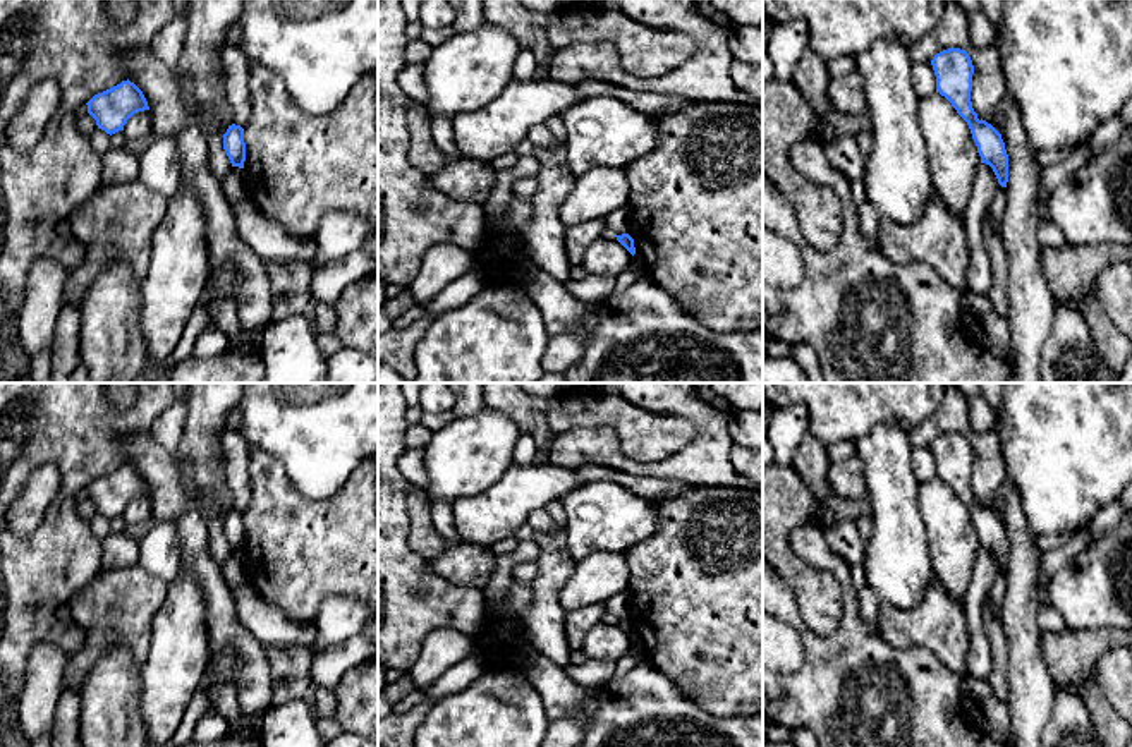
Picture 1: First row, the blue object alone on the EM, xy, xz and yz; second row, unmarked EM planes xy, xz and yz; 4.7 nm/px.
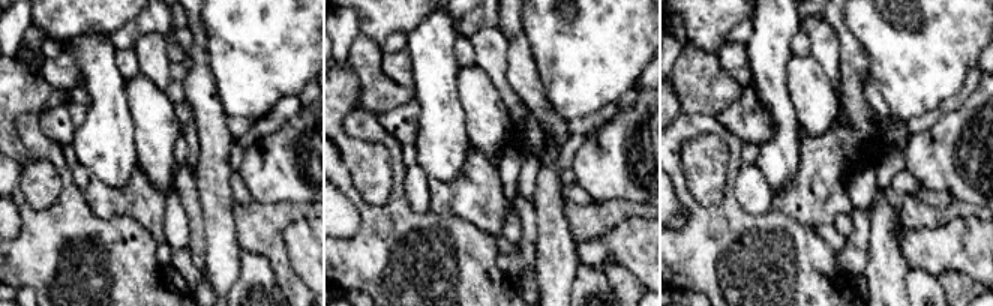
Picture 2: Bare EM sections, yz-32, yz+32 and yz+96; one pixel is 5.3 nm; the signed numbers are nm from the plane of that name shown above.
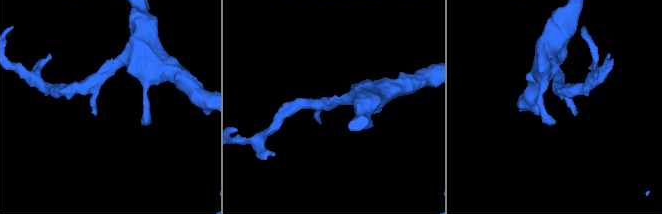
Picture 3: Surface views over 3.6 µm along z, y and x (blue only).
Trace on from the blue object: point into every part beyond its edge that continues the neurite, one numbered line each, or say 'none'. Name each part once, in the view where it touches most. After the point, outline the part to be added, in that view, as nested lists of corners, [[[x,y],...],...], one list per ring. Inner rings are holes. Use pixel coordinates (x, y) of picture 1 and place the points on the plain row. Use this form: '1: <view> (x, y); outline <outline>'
none

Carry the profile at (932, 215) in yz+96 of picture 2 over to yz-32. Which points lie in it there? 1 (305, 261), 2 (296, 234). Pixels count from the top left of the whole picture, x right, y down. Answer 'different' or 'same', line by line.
1: different
2: different

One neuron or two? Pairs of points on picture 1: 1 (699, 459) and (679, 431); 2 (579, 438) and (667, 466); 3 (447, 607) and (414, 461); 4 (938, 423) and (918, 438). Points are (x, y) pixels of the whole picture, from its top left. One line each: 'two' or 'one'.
1: two
2: one
3: two
4: one

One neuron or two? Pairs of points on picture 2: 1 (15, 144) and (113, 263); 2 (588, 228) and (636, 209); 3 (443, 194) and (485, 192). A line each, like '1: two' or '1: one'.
1: two
2: one
3: one

